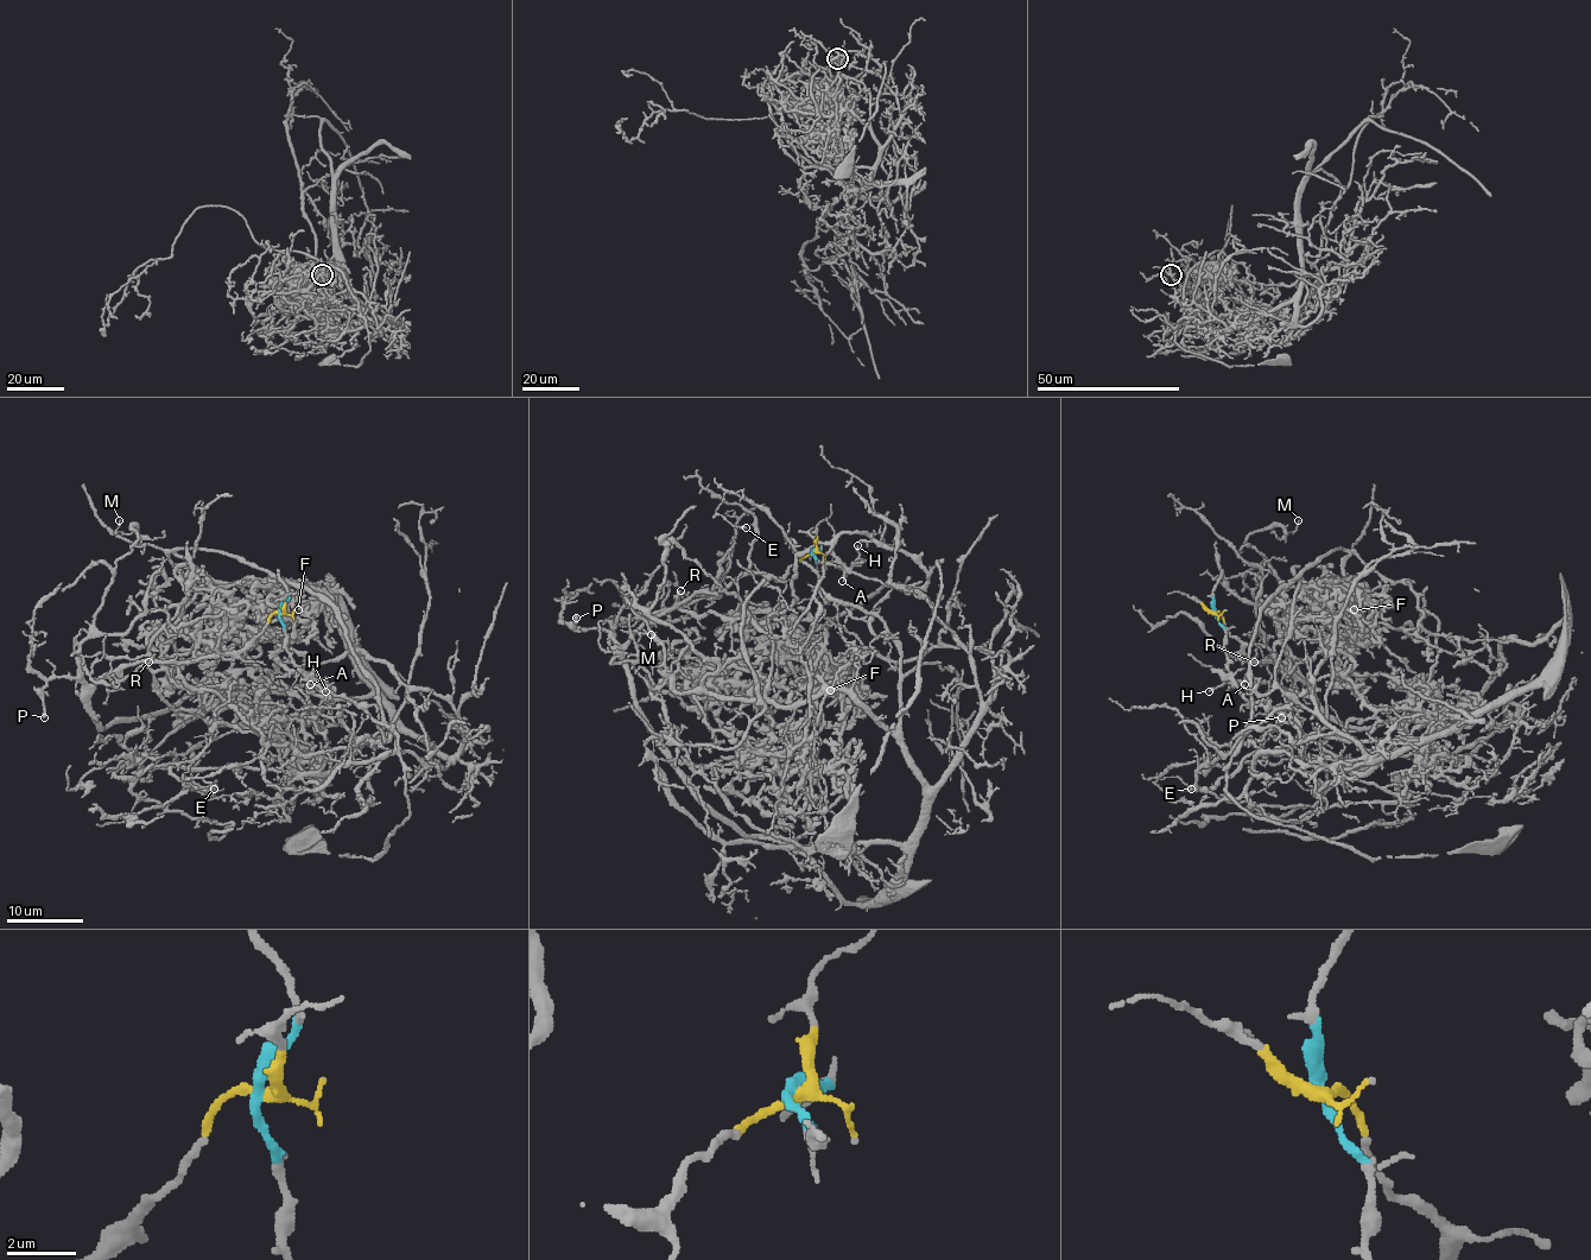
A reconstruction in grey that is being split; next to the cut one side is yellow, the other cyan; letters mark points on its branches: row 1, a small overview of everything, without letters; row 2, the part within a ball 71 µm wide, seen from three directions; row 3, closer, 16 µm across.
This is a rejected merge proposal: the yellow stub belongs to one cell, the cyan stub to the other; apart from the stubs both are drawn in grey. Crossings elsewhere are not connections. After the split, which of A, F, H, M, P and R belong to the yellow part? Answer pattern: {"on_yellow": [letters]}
{"on_yellow": ["M", "P", "R"]}

